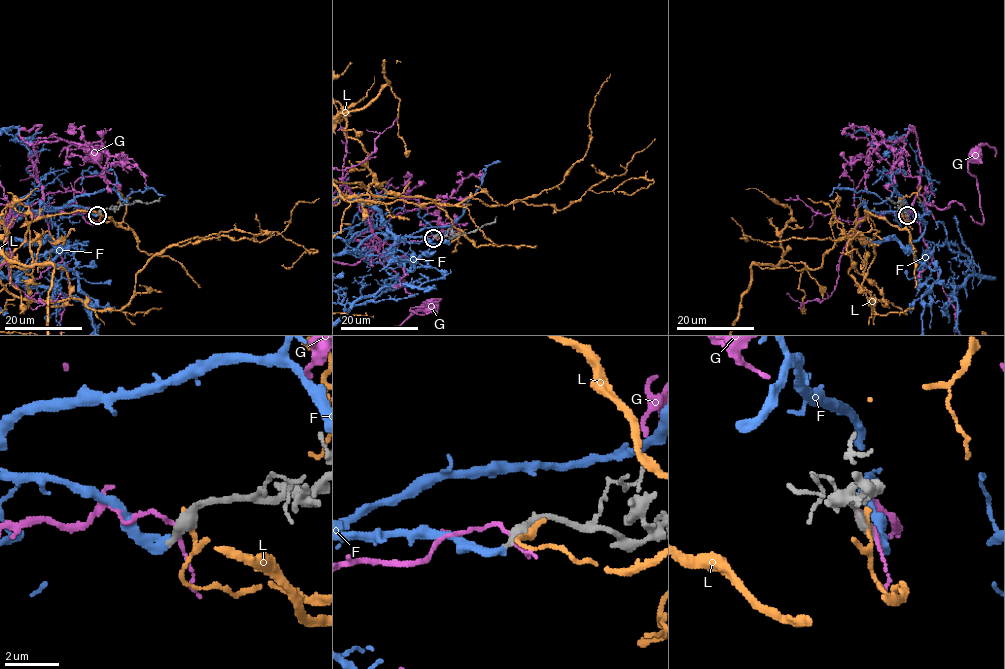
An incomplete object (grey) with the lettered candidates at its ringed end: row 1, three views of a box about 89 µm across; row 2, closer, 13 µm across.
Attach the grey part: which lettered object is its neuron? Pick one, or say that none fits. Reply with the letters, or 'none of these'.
F

